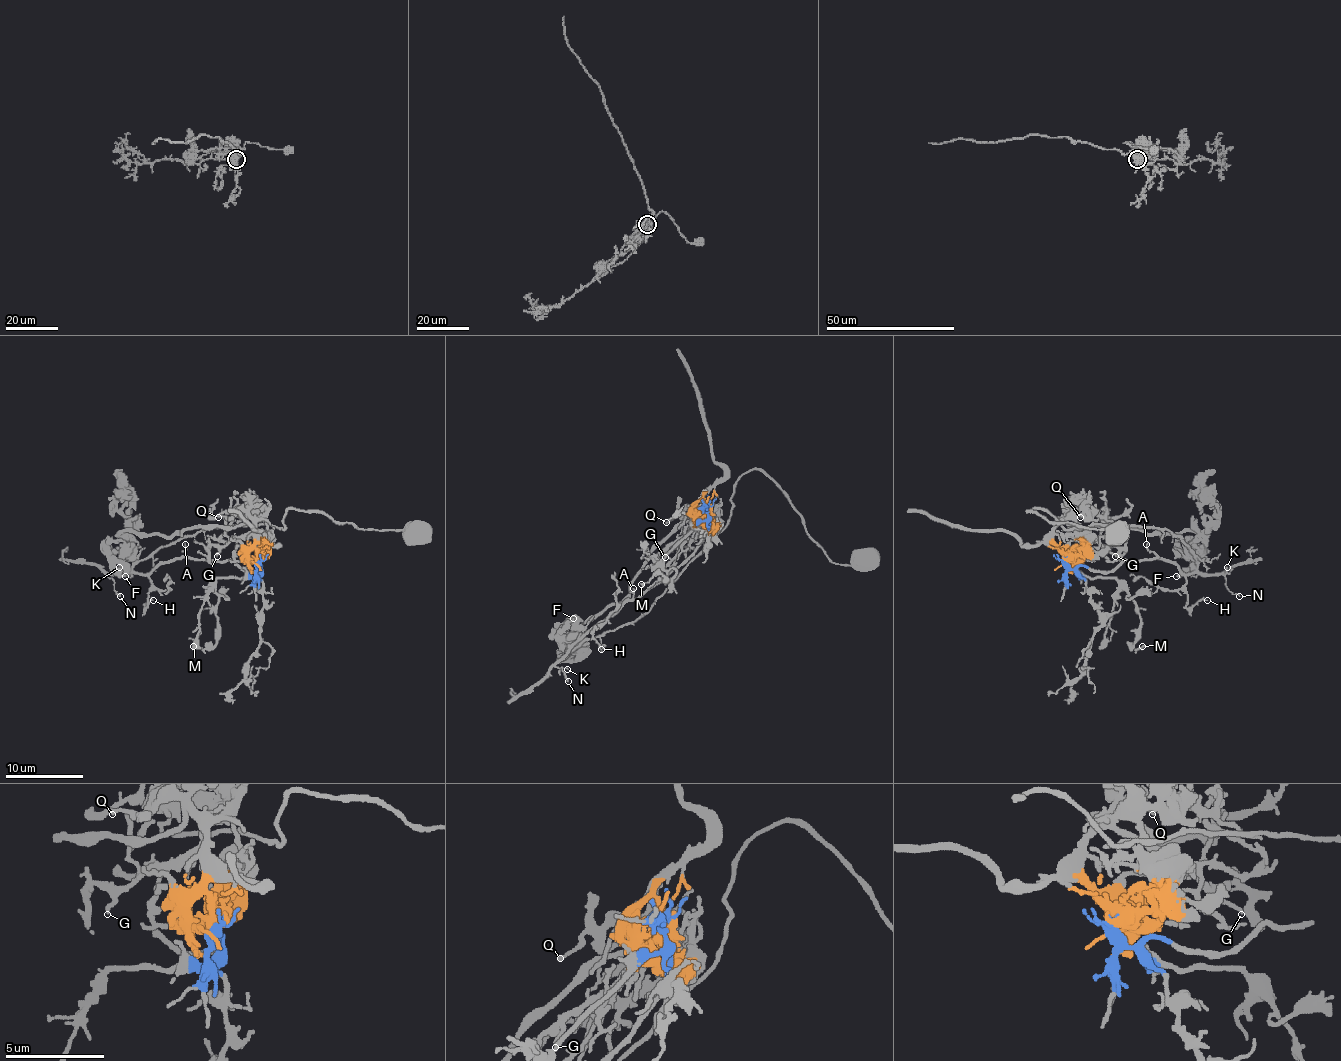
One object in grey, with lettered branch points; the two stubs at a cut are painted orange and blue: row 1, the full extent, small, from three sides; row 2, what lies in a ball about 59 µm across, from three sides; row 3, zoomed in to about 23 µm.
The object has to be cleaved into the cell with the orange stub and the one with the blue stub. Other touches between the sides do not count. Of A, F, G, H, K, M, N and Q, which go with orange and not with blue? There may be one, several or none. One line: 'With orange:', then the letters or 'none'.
With orange: F, G, Q

